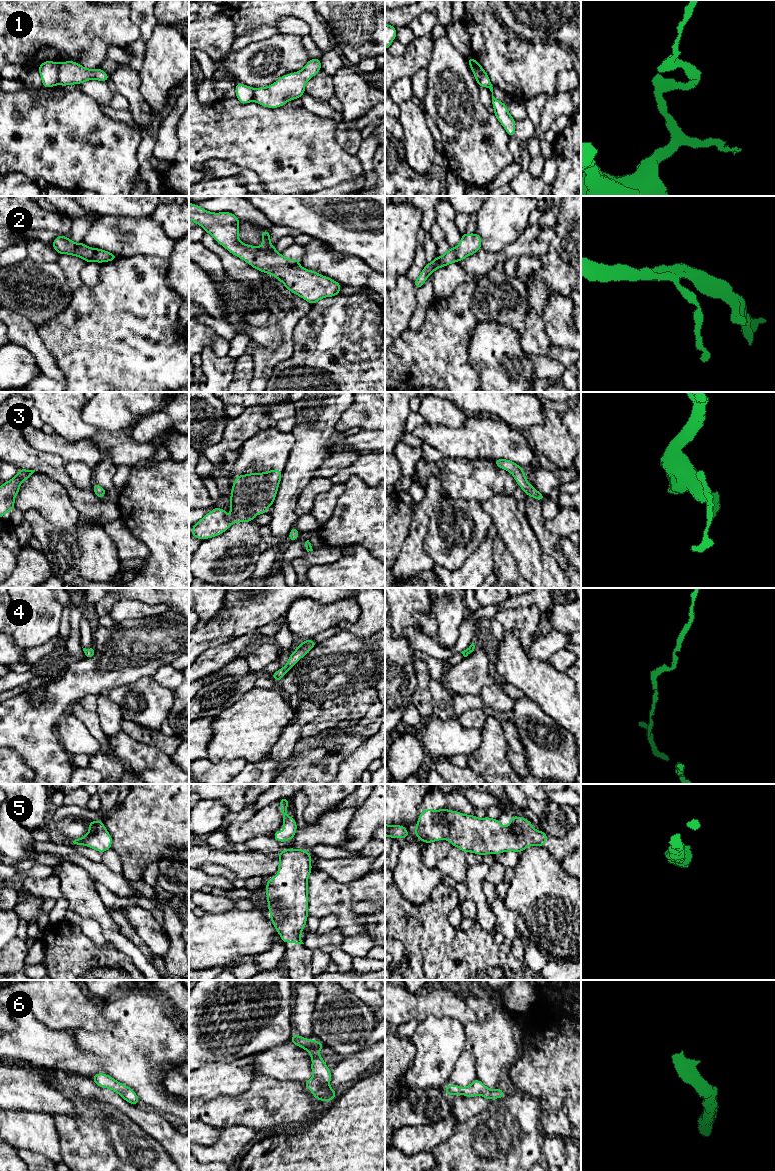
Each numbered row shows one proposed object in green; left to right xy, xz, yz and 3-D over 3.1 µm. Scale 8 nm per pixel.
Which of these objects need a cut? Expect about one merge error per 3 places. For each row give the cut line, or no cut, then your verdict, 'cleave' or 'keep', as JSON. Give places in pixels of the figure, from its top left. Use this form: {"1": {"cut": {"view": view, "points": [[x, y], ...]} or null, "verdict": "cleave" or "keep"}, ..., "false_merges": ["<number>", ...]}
{"1": {"cut": {"view": "xy", "points": [[59, 64], [57, 83]]}, "verdict": "cleave"}, "2": {"cut": null, "verdict": "keep"}, "3": {"cut": null, "verdict": "keep"}, "4": {"cut": null, "verdict": "keep"}, "5": {"cut": null, "verdict": "keep"}, "6": {"cut": null, "verdict": "keep"}, "false_merges": ["1"]}

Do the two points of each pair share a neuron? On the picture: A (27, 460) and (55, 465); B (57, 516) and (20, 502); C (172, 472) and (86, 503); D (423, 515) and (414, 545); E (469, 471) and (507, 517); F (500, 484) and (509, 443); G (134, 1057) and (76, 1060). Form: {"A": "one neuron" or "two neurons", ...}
{"A": "one neuron", "B": "one neuron", "C": "two neurons", "D": "one neuron", "E": "two neurons", "F": "two neurons", "G": "two neurons"}

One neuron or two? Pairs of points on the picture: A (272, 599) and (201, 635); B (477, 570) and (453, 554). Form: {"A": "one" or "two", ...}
{"A": "one", "B": "two"}

